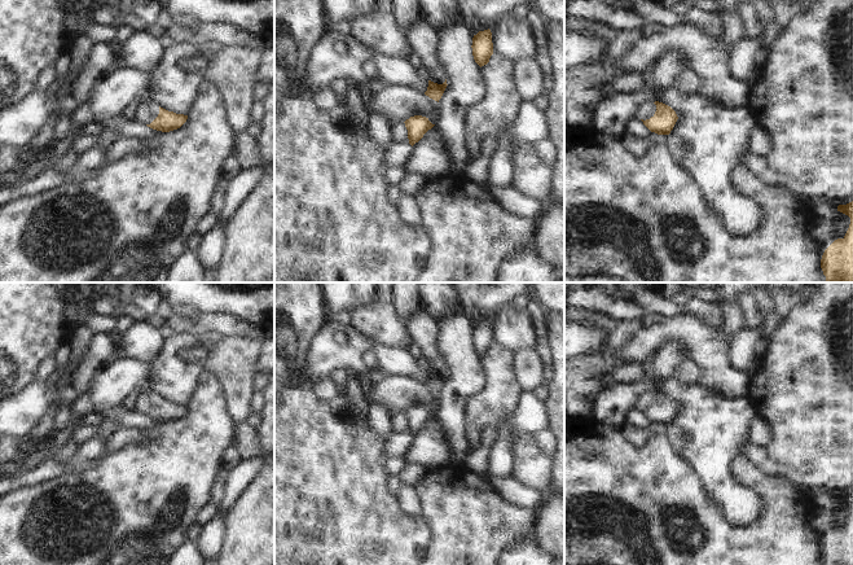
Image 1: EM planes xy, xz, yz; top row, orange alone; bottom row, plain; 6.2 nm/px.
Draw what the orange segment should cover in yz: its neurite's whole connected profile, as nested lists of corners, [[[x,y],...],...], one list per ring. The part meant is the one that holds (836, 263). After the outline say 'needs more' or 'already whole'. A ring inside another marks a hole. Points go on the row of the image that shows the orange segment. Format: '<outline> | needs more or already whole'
[[[853,201],[839,205],[837,211],[848,215],[850,224],[845,236],[825,250],[821,268],[827,282],[853,282]]] | already whole

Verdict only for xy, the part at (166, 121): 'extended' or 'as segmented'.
extended

